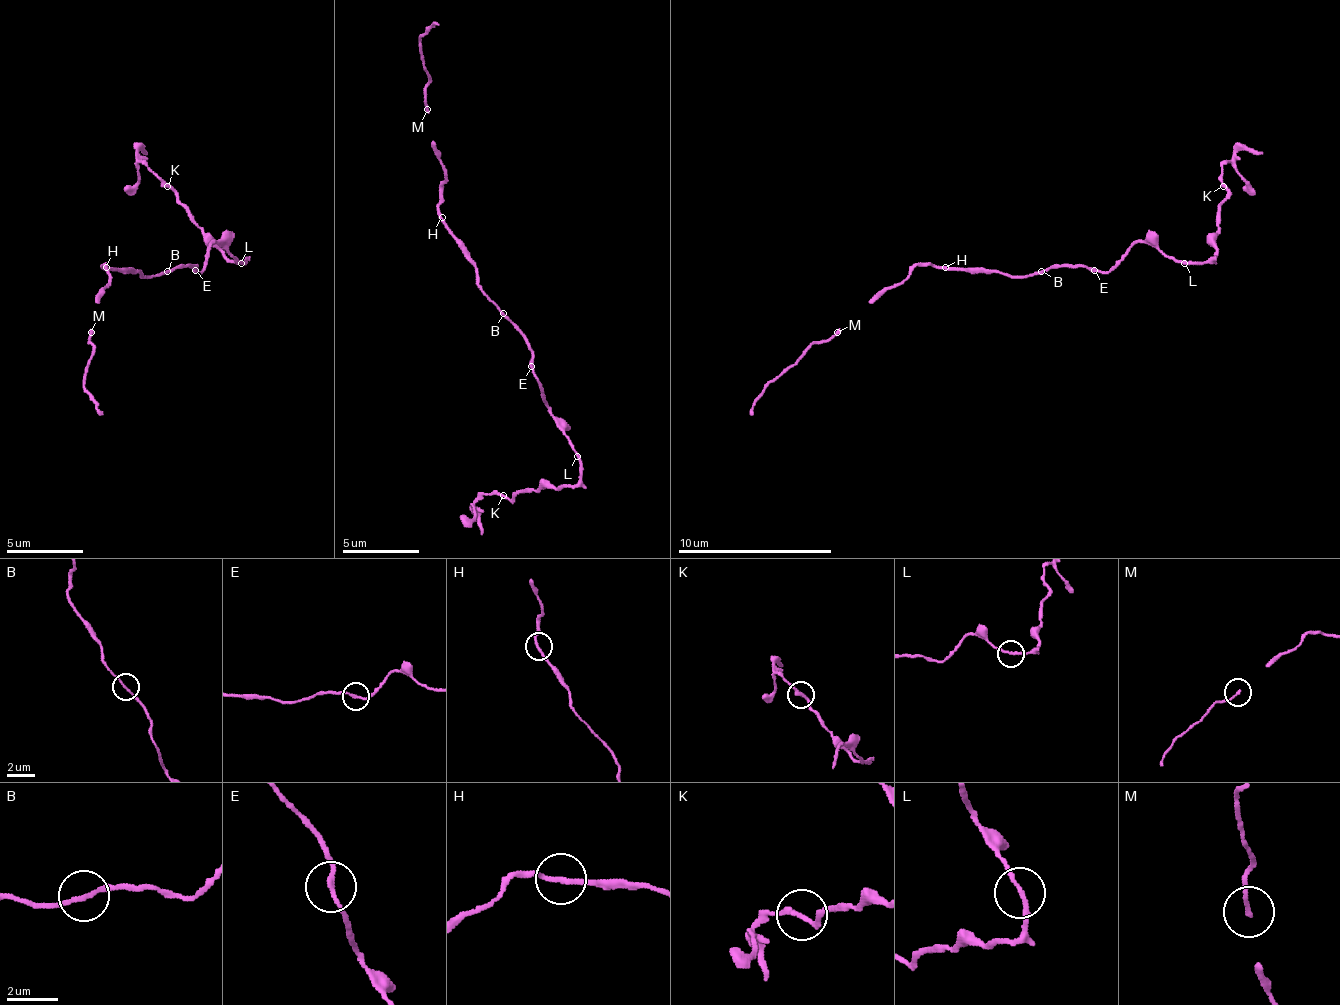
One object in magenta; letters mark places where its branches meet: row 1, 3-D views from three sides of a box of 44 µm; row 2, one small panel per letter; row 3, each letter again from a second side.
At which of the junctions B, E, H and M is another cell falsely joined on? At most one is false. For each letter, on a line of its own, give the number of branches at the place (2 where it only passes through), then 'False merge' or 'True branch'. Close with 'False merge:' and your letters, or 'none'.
B: Branches: 2. True branch
E: Branches: 2. False merge
H: Branches: 2. True branch
M: Branches: 1. True branch
False merge: E

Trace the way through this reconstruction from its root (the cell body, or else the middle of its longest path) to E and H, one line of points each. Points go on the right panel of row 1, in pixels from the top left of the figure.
E: (1045, 271), (1053, 267), (1092, 267), (1095, 271)
H: (1045, 271), (1007, 275), (1003, 271), (949, 271), (945, 267)

